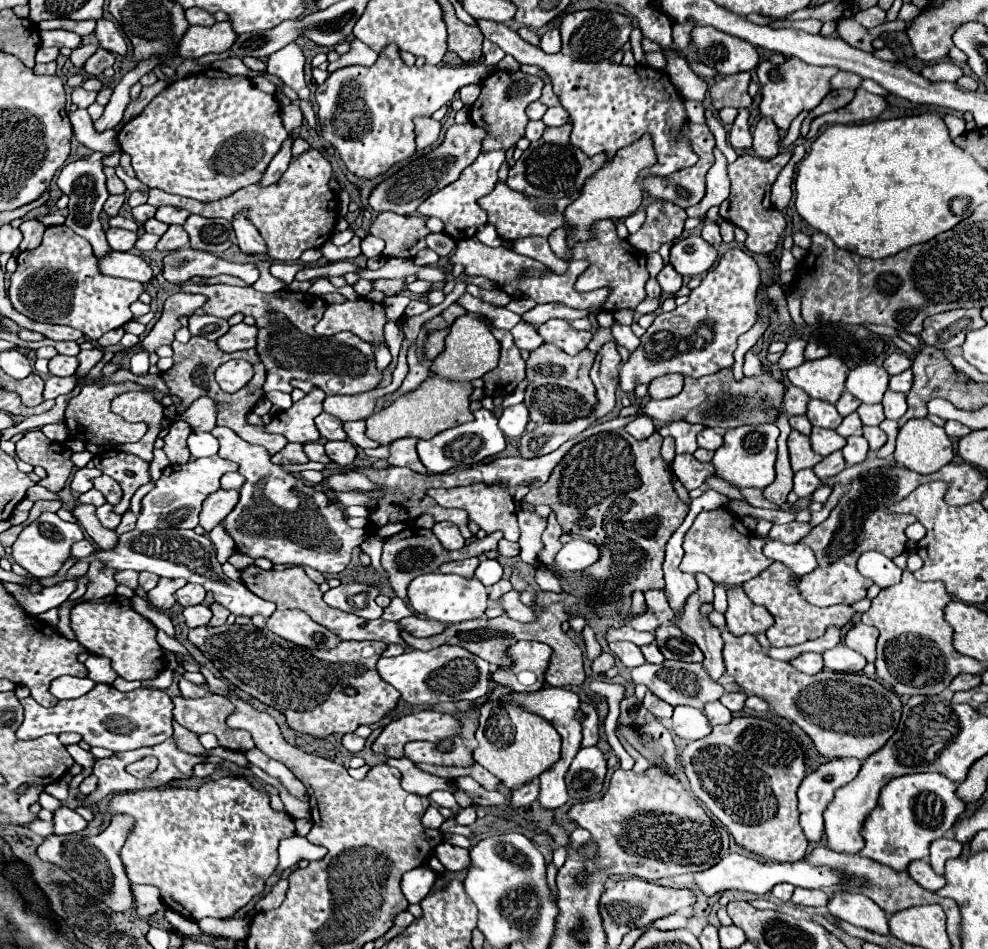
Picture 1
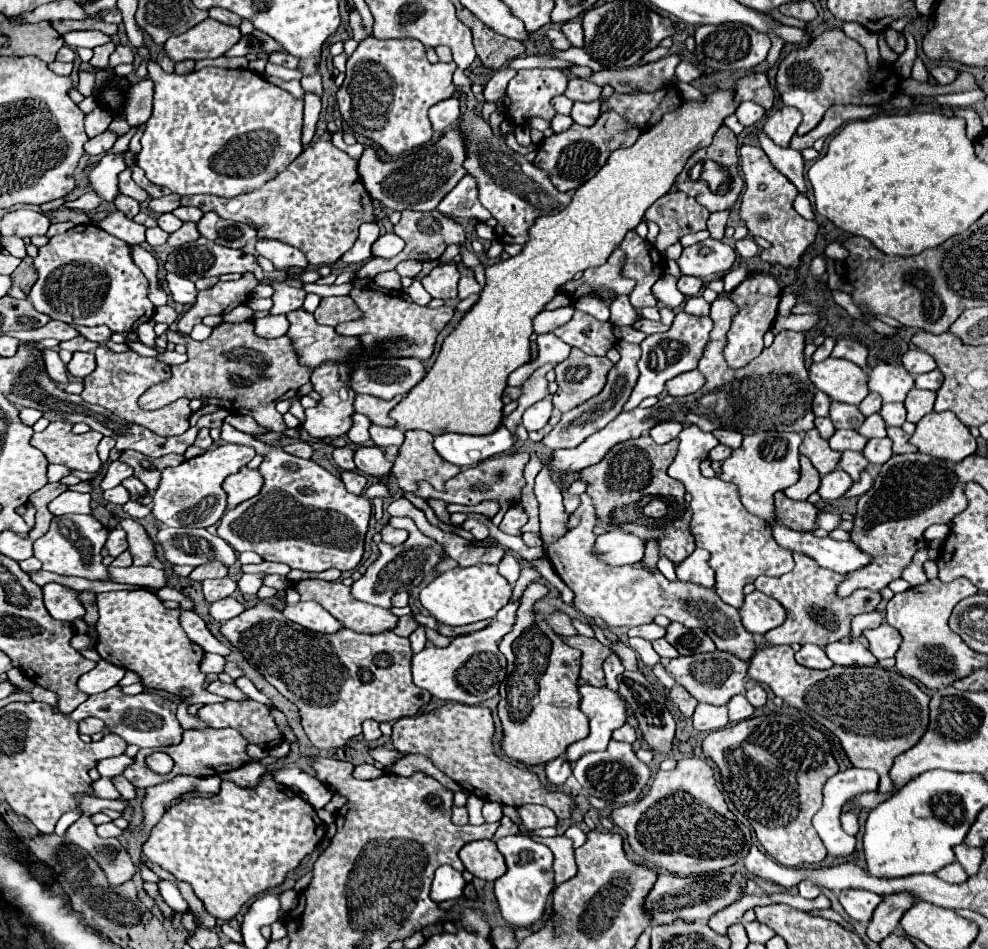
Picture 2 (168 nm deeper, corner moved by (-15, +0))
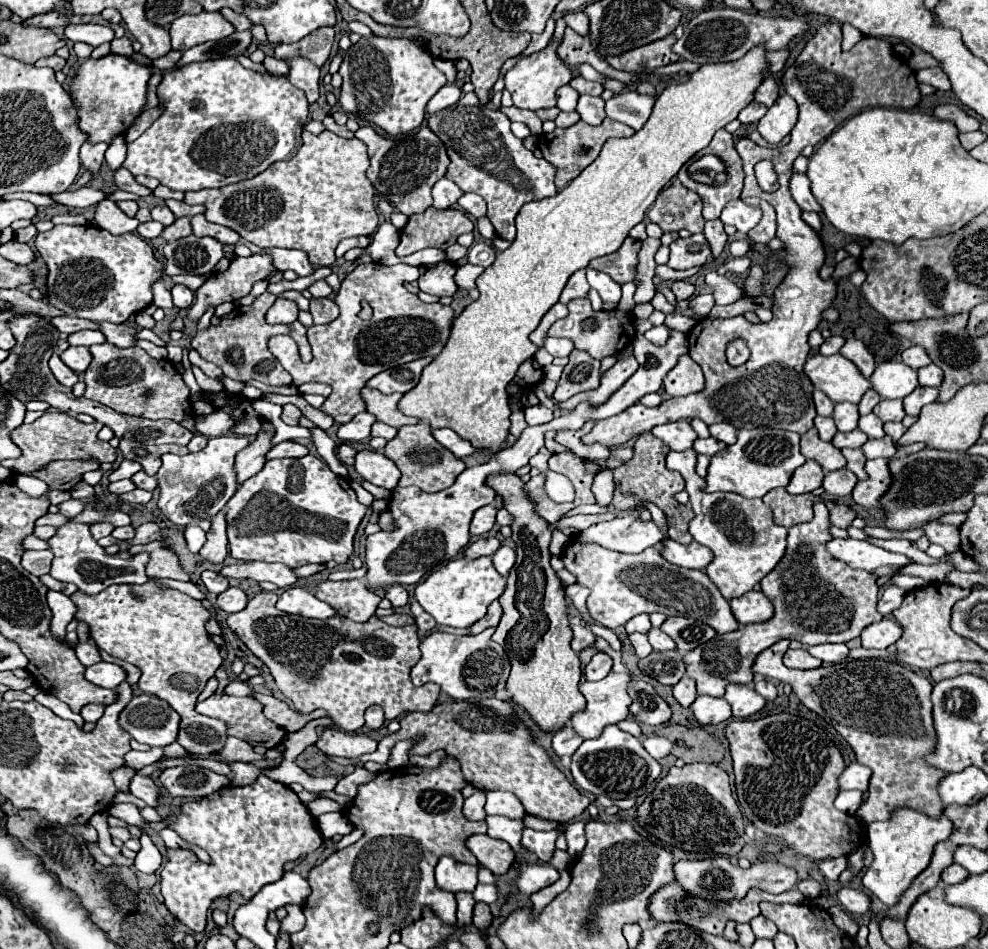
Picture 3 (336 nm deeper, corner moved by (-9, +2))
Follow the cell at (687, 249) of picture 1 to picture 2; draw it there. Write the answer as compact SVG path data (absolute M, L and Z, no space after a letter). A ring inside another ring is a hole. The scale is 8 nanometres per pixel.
M705 239L701 243L695 243L691 247L685 247L681 257L677 259L677 265L683 275L693 277L707 277L713 273L725 273L733 267L735 251L715 239Z

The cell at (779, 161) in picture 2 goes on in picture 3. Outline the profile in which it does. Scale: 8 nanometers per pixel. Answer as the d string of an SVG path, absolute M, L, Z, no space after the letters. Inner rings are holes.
M791 171L791 179L789 179L789 189L791 189L791 195L795 199L795 203L801 207L801 209L807 209L807 211L821 211L819 203L815 201L815 197L811 195L811 183L807 179L805 173L799 173L799 171Z

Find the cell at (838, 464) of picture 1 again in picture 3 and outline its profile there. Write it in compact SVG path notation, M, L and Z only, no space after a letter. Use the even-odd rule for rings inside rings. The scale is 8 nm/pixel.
M843 449L843 455L847 459L847 469L857 475L857 479L867 479L867 473L863 471L865 465L865 455L861 449Z

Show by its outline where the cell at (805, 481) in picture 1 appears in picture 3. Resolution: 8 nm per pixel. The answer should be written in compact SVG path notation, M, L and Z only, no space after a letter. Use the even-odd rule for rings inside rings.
M837 469L837 471L831 471L831 473L825 473L825 479L823 479L823 489L825 493L829 495L835 495L835 497L843 497L843 495L849 495L853 491L857 483L857 477L849 471L849 469Z

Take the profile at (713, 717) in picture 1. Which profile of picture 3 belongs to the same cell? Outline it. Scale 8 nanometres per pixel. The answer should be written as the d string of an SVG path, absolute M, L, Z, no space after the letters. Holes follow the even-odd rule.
M729 685L725 699L731 705L735 719L747 719L749 715L761 711L765 705L765 699L747 685Z

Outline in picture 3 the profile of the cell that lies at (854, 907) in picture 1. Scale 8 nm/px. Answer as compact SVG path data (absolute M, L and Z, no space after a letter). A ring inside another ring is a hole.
M851 887L839 889L837 899L839 899L839 905L847 913L857 913L857 915L865 915L869 911L869 905L871 905L871 899L869 899L869 895L865 891L851 889Z

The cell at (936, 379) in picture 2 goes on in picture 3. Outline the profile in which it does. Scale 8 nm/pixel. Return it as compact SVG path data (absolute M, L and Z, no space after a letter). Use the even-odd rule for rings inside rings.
M933 363L927 367L921 367L917 375L919 375L919 385L923 387L939 387L943 381L943 371Z

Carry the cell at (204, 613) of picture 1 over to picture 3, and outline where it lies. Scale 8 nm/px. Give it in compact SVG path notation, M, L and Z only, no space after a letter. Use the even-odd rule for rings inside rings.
M229 587L221 595L217 595L215 605L217 605L217 609L221 609L225 613L235 613L247 605L247 595L239 587Z

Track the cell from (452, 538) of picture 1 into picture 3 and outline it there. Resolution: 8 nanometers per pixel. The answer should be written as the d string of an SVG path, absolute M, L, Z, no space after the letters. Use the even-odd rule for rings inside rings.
M485 505L485 507L481 507L481 509L473 515L471 529L469 529L471 535L473 535L473 537L481 537L481 535L489 533L491 527L495 525L495 513L497 513L495 505Z

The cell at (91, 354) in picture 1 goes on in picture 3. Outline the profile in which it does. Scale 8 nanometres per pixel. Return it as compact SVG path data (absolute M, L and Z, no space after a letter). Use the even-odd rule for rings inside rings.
M111 343L89 347L93 361L89 369L83 373L85 379L85 397L97 401L101 405L111 407L117 413L137 415L143 419L171 419L185 421L193 415L193 407L189 403L189 387L183 383L181 375L169 361L157 361L149 357L139 347L115 347ZM143 391L155 391L153 397L145 399Z

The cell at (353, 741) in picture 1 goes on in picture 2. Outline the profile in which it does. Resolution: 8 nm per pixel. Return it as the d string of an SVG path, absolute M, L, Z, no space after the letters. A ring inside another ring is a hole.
M367 719L363 723L363 735L367 741L373 741L373 739L379 739L381 737L381 729L379 729L379 723L373 721L373 719Z

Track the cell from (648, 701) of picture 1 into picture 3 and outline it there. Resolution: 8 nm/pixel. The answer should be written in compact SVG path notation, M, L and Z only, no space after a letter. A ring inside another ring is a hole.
M683 677L677 685L673 685L673 697L679 701L681 707L691 707L691 703L695 701L697 693L695 693L695 685L693 679Z

